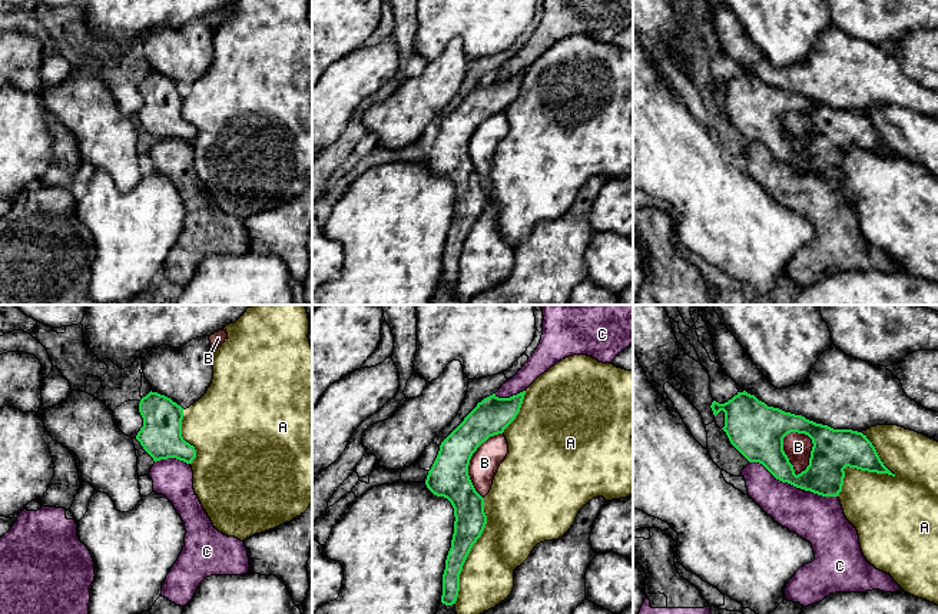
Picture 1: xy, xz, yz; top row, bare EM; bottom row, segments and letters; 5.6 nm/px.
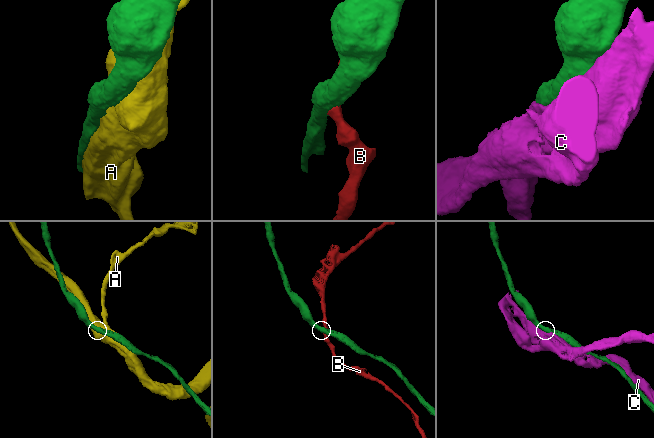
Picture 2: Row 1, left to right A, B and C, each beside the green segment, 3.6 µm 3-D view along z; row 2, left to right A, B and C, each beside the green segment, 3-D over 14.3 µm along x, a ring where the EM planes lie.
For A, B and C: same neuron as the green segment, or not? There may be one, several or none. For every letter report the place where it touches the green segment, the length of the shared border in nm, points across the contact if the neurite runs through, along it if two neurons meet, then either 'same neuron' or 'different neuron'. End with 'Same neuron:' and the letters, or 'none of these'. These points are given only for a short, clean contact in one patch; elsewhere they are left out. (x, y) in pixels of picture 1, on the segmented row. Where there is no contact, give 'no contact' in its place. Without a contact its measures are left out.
A: meets green in yz at (874, 471); contact 380 nm long; different neuron
B: meets green in yz at (785, 454); contact 260 nm long; different neuron
C: meets green in yz at (774, 475); contact 320 nm long; same neuron
Same neuron: C

